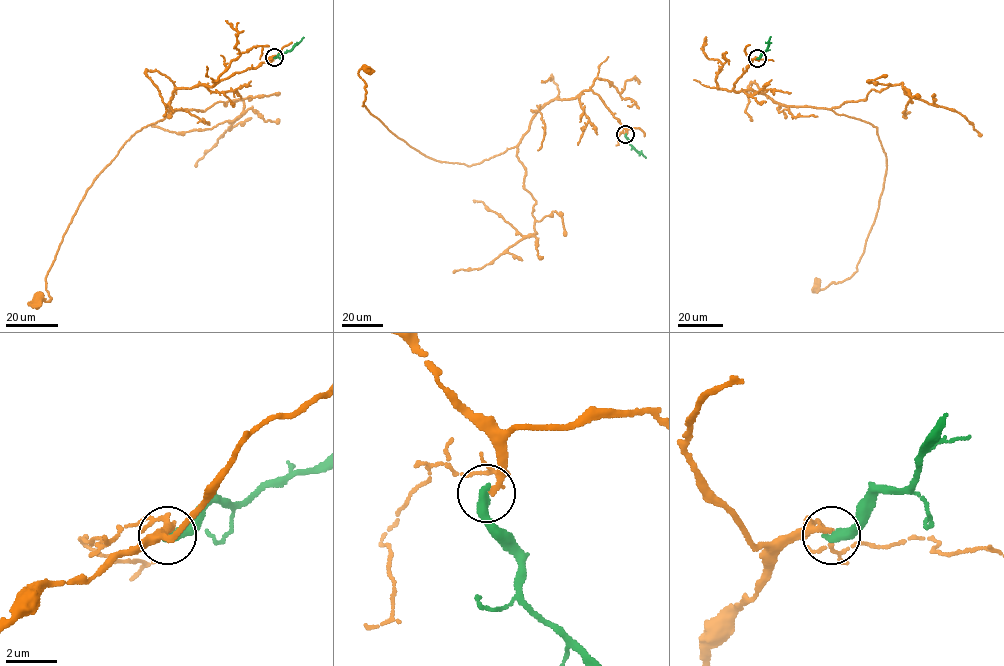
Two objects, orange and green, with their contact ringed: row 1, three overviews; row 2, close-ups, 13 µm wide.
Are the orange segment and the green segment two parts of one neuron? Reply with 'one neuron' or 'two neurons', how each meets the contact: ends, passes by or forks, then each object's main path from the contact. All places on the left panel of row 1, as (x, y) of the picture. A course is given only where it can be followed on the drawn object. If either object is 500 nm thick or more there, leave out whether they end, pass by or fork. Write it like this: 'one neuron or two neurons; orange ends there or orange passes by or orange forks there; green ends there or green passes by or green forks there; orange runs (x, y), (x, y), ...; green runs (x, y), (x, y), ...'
one neuron; orange passes by; green ends there; orange runs (274, 57), (173, 90), (168, 114), (88, 189), (47, 275), (51, 299), (28, 304), (37, 298); green runs (274, 57), (290, 49), (304, 37)

